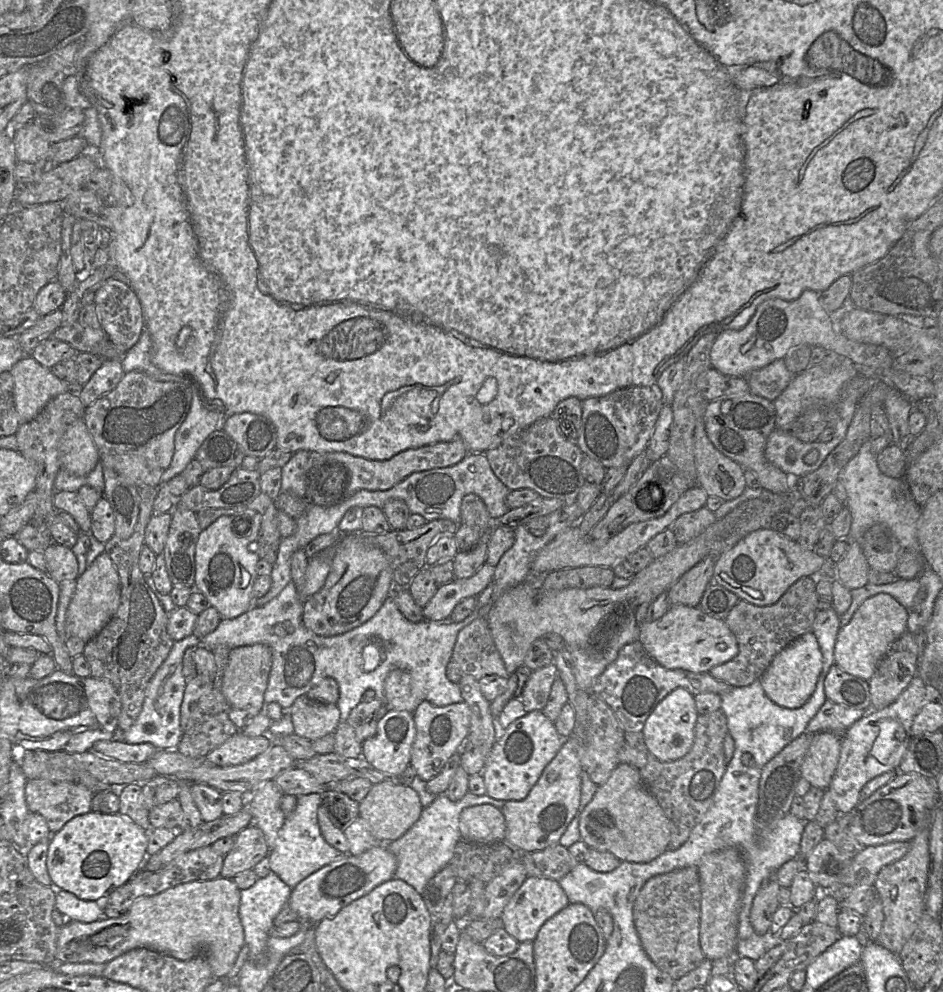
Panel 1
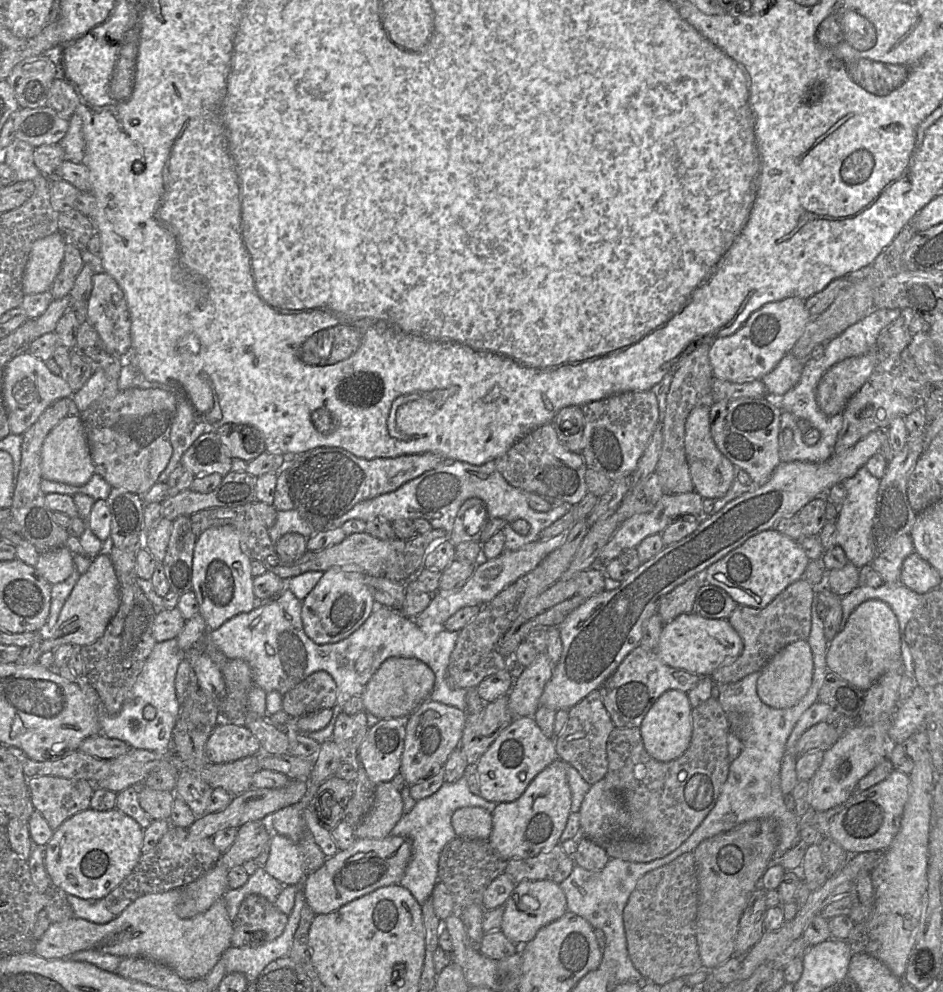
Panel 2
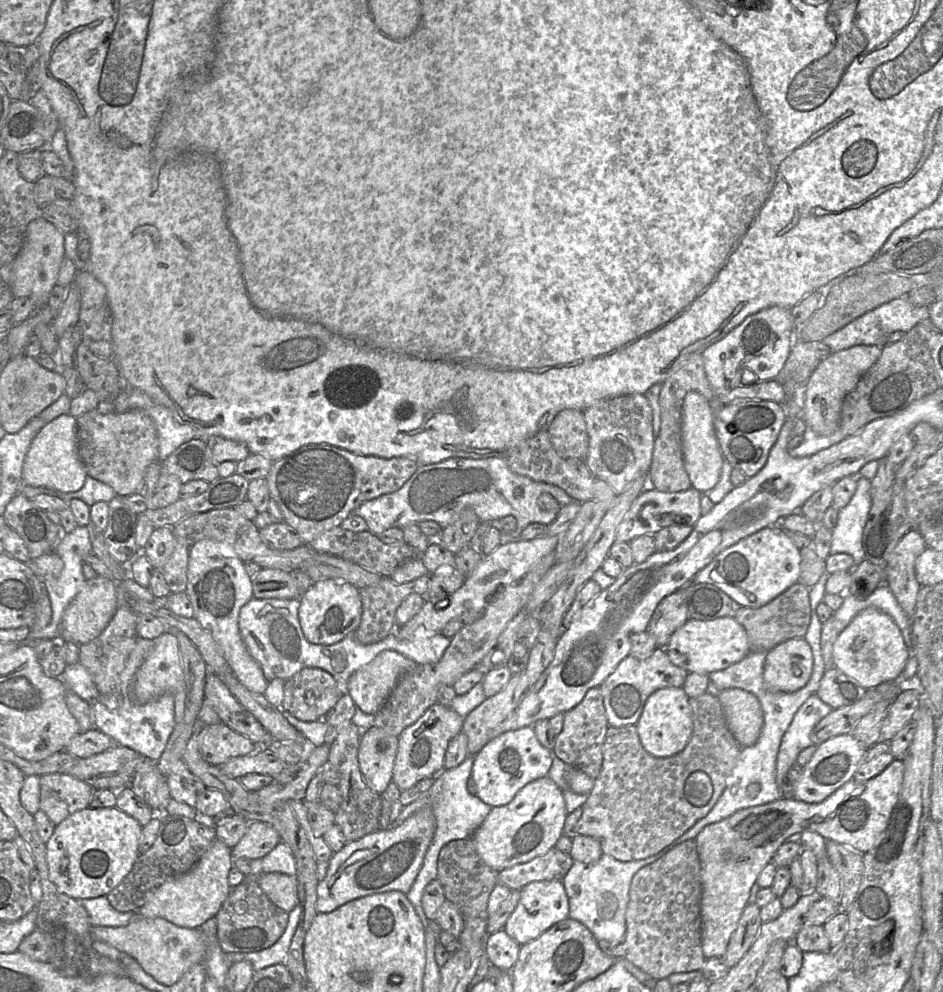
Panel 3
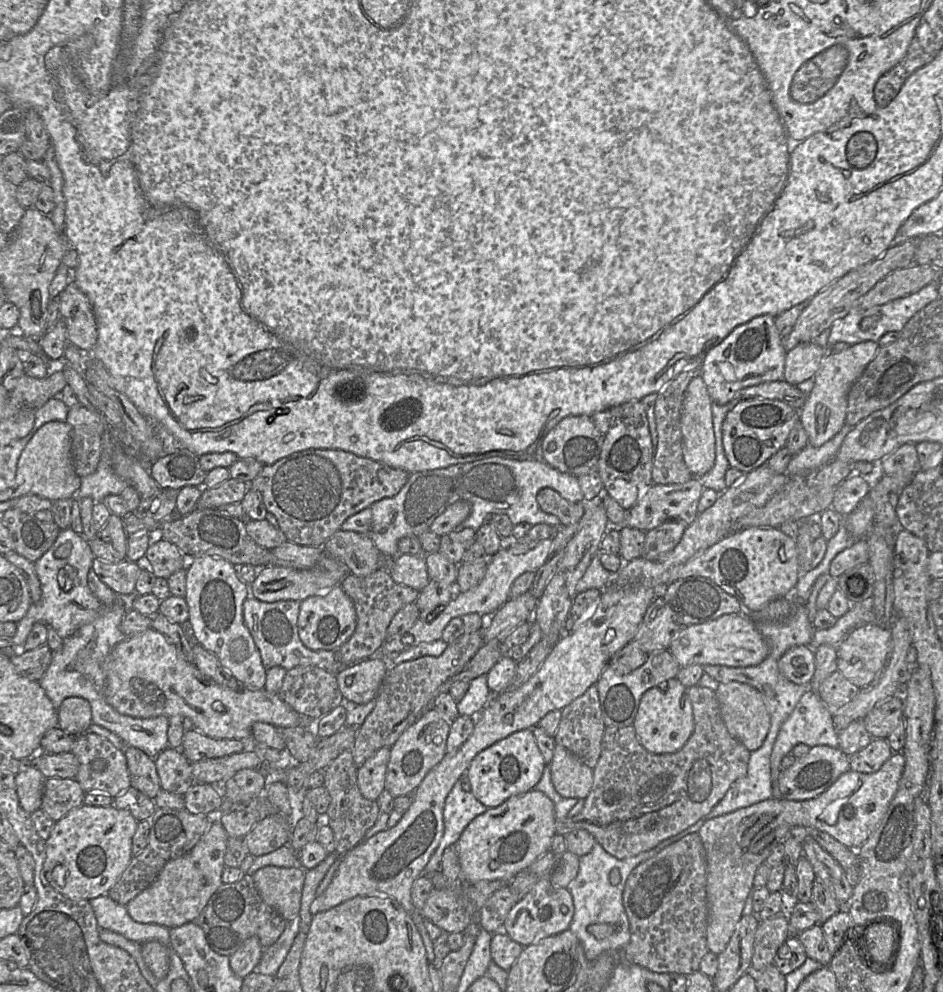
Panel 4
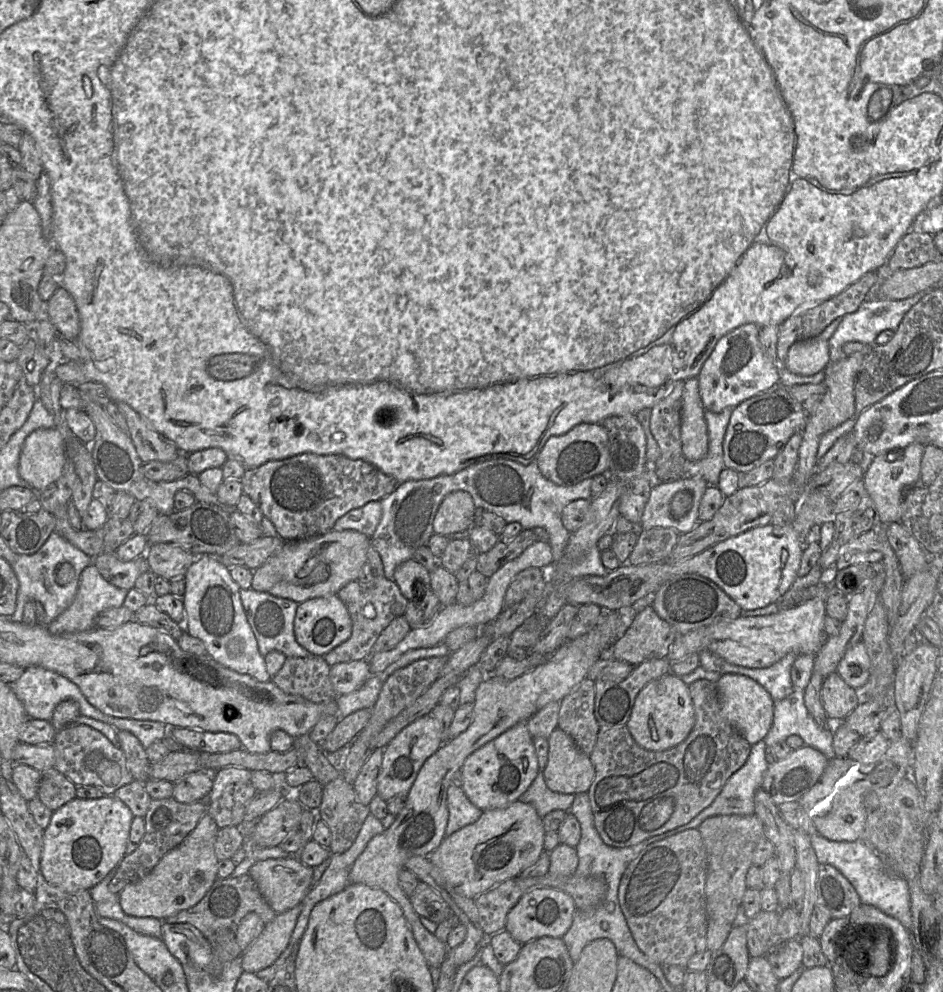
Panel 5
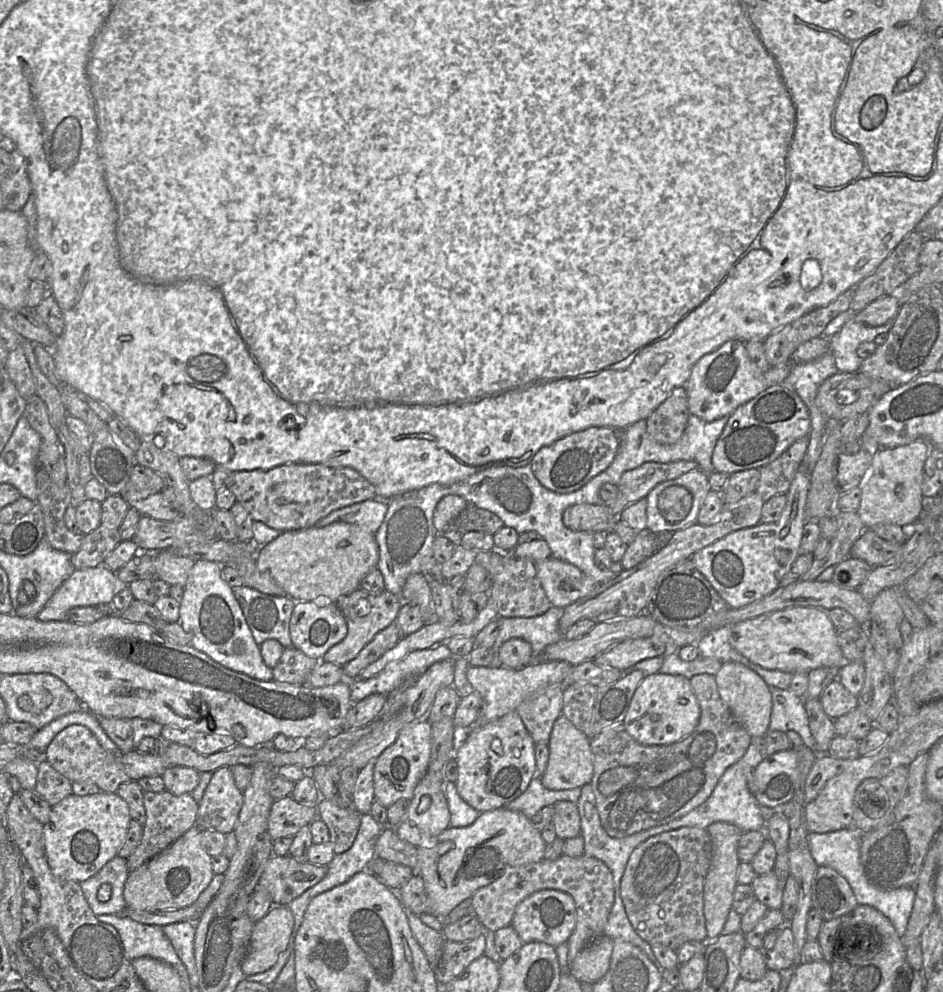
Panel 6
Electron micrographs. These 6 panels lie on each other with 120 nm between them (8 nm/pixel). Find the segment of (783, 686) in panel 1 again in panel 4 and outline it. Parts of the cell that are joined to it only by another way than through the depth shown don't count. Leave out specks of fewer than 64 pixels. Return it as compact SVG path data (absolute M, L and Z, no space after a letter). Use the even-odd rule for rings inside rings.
M810 645L790 648L779 659L778 669L785 678L795 684L809 683L815 671L815 649Z

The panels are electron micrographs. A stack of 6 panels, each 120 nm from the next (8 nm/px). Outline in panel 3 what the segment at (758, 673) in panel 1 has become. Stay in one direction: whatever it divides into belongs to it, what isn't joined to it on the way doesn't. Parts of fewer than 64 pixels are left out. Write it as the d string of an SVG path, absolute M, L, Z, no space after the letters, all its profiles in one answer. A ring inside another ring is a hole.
M798 581L769 603L759 608L740 607L734 619L746 631L750 651L769 652L793 638L803 638L810 624L809 588Z

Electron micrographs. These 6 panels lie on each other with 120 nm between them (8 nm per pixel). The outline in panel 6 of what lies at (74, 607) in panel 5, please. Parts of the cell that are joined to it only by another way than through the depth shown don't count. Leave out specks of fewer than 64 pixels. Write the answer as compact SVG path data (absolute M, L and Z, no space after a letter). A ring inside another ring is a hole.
M104 564L84 570L75 570L54 592L36 617L41 621L66 621L69 620L69 611L74 607L111 606L113 598L128 586Z

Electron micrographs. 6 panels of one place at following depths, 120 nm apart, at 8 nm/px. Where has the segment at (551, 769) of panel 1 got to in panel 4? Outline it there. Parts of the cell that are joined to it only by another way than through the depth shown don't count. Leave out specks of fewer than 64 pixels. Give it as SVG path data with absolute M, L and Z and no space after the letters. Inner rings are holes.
M535 788L511 796L497 807L488 808L466 826L455 844L464 880L468 883L481 880L511 881L516 874L527 869L536 859L550 850L552 838L556 833L555 821L553 802Z

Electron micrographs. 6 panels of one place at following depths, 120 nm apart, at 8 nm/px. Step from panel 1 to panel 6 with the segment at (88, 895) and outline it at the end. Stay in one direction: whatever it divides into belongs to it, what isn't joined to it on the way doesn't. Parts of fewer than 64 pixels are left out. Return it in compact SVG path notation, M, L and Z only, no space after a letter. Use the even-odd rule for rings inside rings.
M100 791L85 796L72 793L52 806L43 834L45 855L53 874L75 882L96 874L117 855L126 839L130 820L128 804L116 792Z

